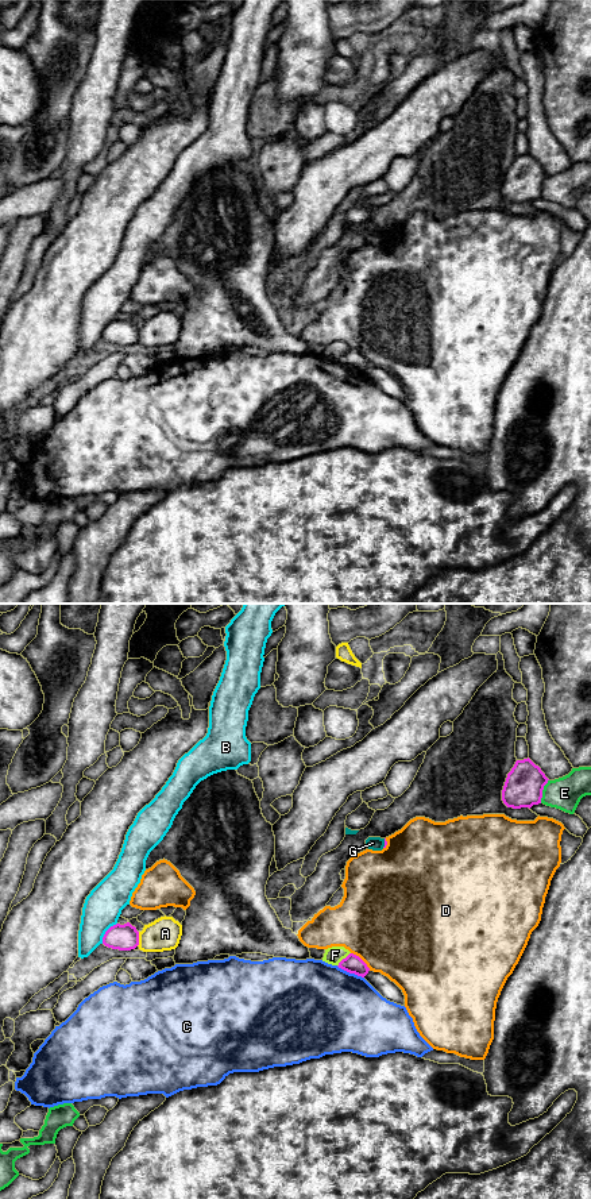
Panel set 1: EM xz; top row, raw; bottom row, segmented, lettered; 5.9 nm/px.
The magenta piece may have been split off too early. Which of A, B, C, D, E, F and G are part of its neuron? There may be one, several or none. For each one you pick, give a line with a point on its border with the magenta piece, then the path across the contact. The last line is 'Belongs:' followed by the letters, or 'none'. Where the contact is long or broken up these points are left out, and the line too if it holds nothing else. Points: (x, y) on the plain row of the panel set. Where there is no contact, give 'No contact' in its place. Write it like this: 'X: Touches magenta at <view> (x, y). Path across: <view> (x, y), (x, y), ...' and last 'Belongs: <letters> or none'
Belongs: none

